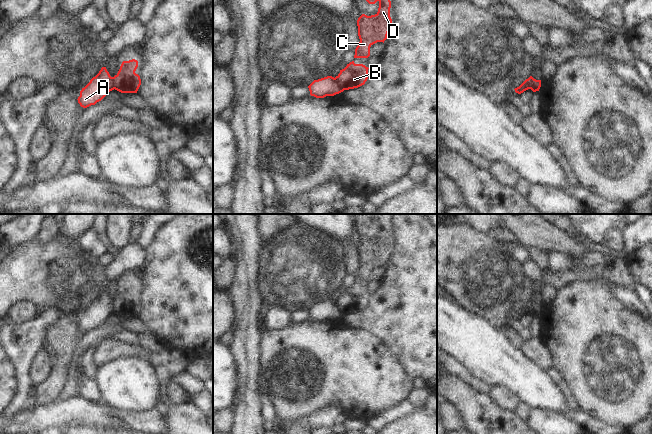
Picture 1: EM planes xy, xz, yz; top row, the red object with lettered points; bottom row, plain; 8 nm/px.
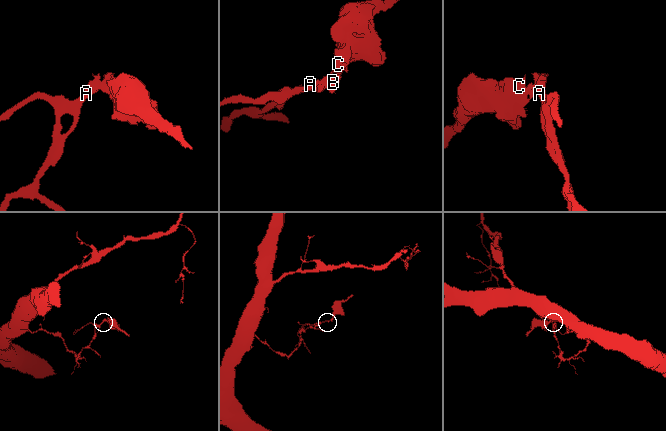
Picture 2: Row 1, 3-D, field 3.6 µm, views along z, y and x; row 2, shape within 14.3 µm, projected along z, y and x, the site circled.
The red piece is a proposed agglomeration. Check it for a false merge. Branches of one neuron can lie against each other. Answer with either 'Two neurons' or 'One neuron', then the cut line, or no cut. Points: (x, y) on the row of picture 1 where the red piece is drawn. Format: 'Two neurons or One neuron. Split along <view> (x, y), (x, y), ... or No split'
Two neurons. Split along xz (333, 78), (343, 90).

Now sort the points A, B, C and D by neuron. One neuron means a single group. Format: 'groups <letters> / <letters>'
groups A / B C D

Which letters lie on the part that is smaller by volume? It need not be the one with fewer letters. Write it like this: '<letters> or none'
B, C, D

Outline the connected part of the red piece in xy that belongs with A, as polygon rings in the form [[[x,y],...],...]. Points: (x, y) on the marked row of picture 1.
[[[102,67],[99,73],[82,88],[78,103],[81,107],[87,108],[101,101],[108,92],[114,90],[113,77],[110,76],[106,67]]]

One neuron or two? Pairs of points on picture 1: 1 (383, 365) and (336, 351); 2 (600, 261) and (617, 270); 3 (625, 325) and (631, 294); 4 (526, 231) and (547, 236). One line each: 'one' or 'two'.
1: one
2: one
3: two
4: one

